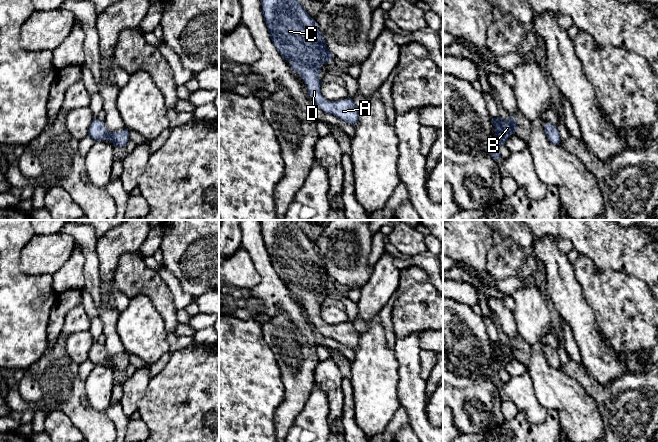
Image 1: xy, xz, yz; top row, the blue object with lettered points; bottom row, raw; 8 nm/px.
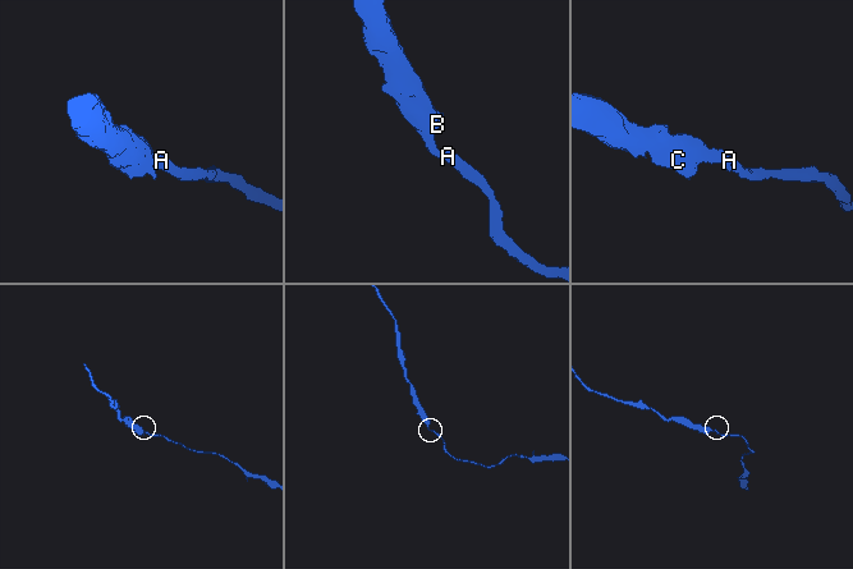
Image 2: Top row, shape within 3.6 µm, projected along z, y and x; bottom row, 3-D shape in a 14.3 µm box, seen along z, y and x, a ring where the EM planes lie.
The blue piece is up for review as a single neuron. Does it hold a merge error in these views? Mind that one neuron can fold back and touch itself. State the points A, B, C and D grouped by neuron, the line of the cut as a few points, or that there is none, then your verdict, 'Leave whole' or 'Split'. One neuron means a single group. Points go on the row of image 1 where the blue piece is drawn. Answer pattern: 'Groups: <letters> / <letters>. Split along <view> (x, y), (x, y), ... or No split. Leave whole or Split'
Groups: A B C D. No split. Leave whole

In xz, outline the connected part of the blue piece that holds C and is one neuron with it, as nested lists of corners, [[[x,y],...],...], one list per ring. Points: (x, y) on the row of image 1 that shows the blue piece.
[[[300,0],[260,1],[262,14],[274,46],[283,59],[291,62],[291,68],[301,75],[313,102],[325,113],[333,114],[354,126],[358,122],[360,109],[354,104],[353,100],[348,97],[342,101],[329,101],[320,92],[322,80],[318,74],[321,71],[321,65],[331,62],[333,55],[328,50],[316,21],[309,16]]]

